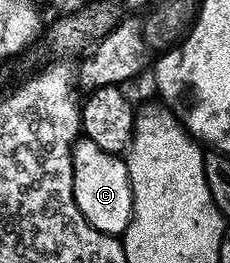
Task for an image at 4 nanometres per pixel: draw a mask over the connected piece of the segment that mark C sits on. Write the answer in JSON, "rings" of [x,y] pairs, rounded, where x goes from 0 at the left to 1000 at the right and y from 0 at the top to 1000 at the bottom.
{"rings":[[[343,525],[313,570],[322,764],[365,829],[417,875],[474,897],[526,901],[574,814],[574,722],[548,612],[526,589],[435,570],[417,540]]]}

